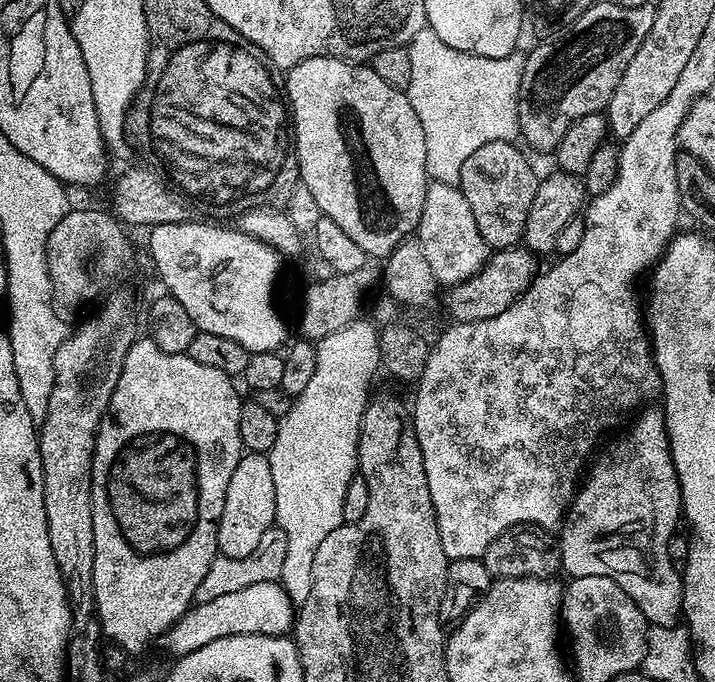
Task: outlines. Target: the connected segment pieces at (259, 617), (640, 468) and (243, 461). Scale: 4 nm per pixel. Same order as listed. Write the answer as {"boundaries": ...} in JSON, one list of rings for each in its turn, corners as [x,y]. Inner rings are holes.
{"boundaries":[[[[277,581],[258,582],[237,590],[235,594],[222,594],[214,602],[193,603],[188,612],[163,637],[173,657],[179,658],[194,650],[202,650],[209,642],[234,634],[258,634],[259,636],[282,636],[294,628],[294,605],[286,590]]],[[[656,406],[645,407],[628,432],[622,433],[600,457],[597,455],[591,461],[558,529],[558,551],[560,568],[568,571],[569,577],[609,576],[622,586],[649,625],[675,628],[681,623],[684,610],[684,582],[667,554],[667,544],[677,531],[676,523],[682,520],[680,483],[670,454],[664,413],[659,407],[652,407]]],[[[248,452],[241,455],[234,474],[230,477],[230,486],[226,486],[226,502],[222,506],[222,518],[218,522],[216,547],[219,555],[226,558],[246,558],[246,554],[254,554],[262,534],[270,530],[276,522],[276,503],[274,502],[274,474],[270,470],[267,455],[262,452]]]]}

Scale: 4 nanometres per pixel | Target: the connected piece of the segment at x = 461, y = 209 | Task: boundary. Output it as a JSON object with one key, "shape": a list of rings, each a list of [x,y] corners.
{"shape":[[[429,183],[426,203],[422,205],[422,218],[418,229],[422,250],[426,250],[426,262],[430,262],[430,274],[434,274],[437,285],[451,286],[468,280],[488,261],[490,249],[478,234],[478,222],[470,210],[470,202],[462,190],[454,184]]]}

